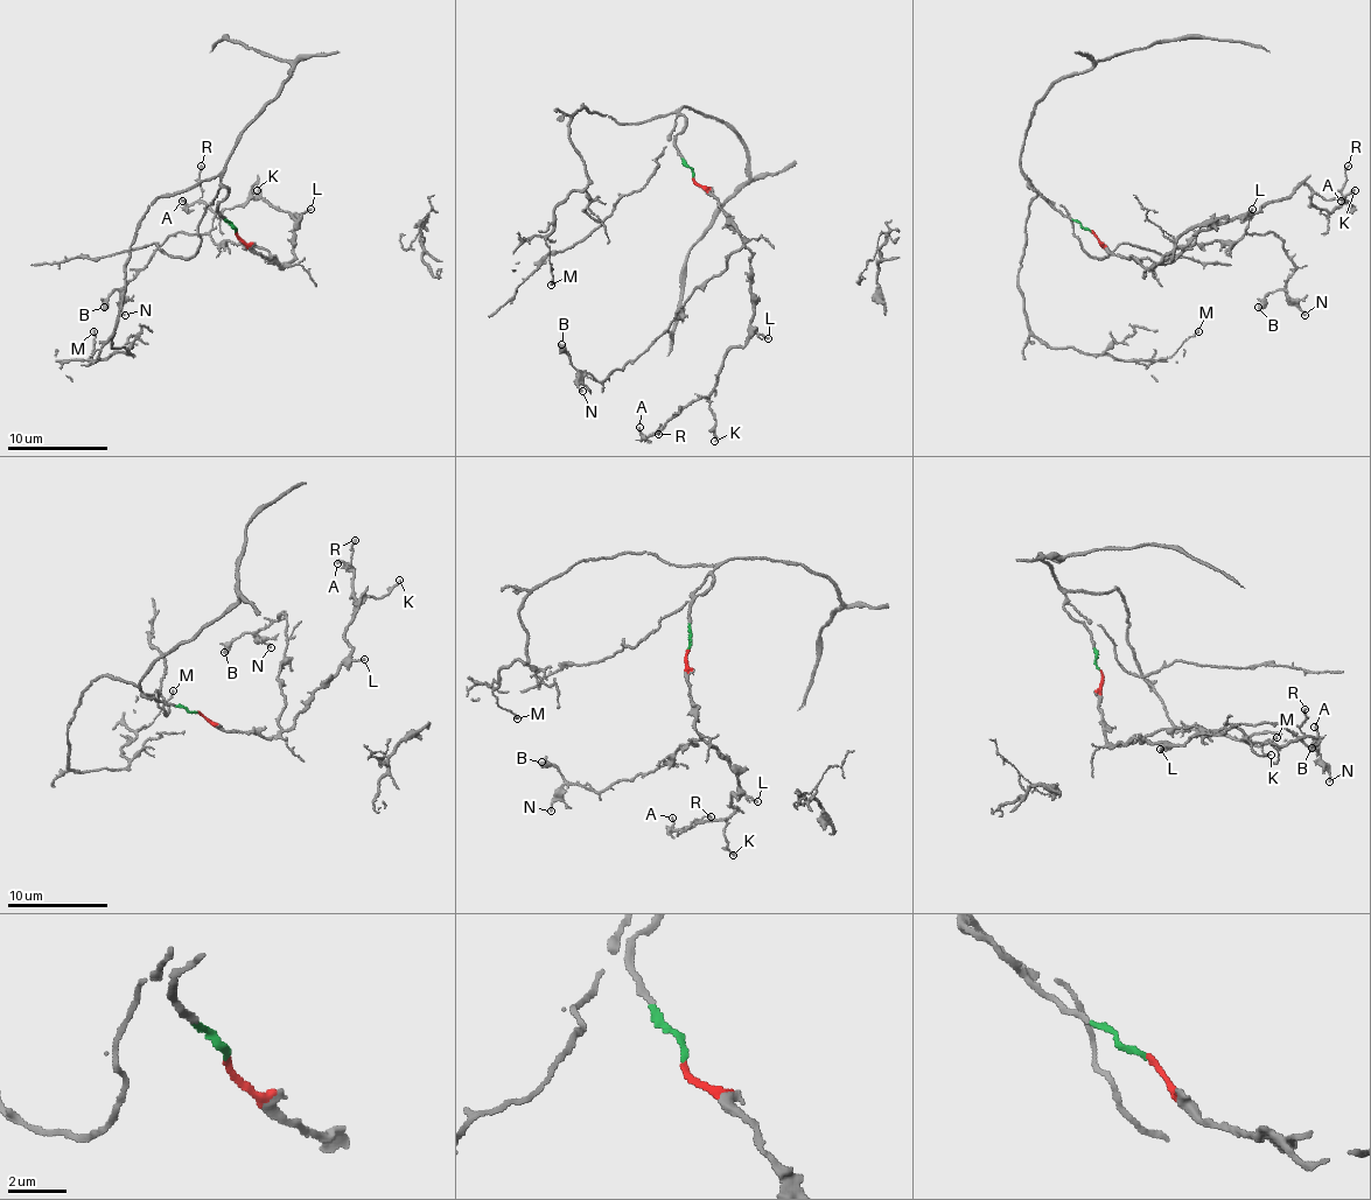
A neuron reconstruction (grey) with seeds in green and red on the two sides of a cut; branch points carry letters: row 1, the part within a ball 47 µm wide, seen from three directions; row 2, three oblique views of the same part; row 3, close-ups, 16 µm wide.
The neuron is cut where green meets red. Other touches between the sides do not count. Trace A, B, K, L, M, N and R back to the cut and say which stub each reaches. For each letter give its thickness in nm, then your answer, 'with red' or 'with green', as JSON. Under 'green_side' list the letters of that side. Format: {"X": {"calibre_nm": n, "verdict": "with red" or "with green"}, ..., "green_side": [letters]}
{"A": {"calibre_nm": 160, "verdict": "with red"}, "B": {"calibre_nm": 480, "verdict": "with red"}, "K": {"calibre_nm": 140, "verdict": "with red"}, "L": {"calibre_nm": 150, "verdict": "with red"}, "M": {"calibre_nm": 150, "verdict": "with green"}, "N": {"calibre_nm": 140, "verdict": "with red"}, "R": {"calibre_nm": 160, "verdict": "with red"}, "green_side": ["M"]}

